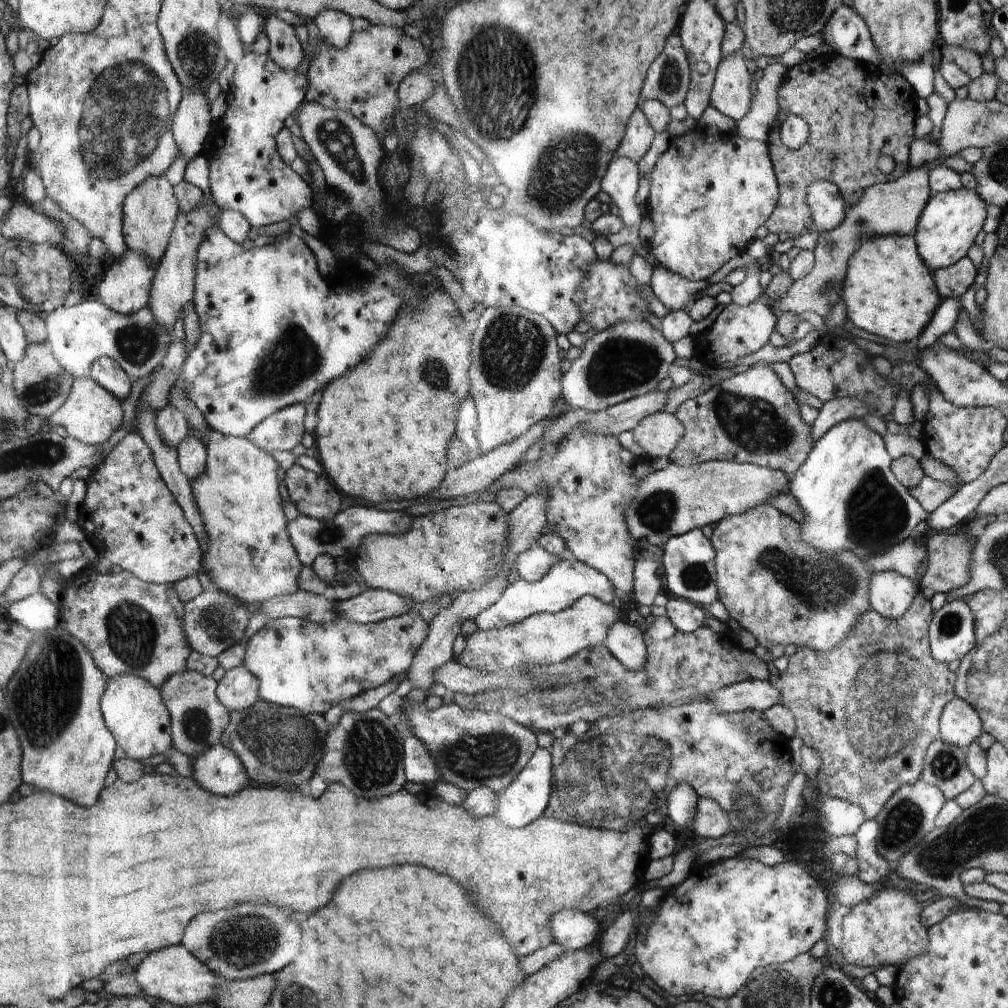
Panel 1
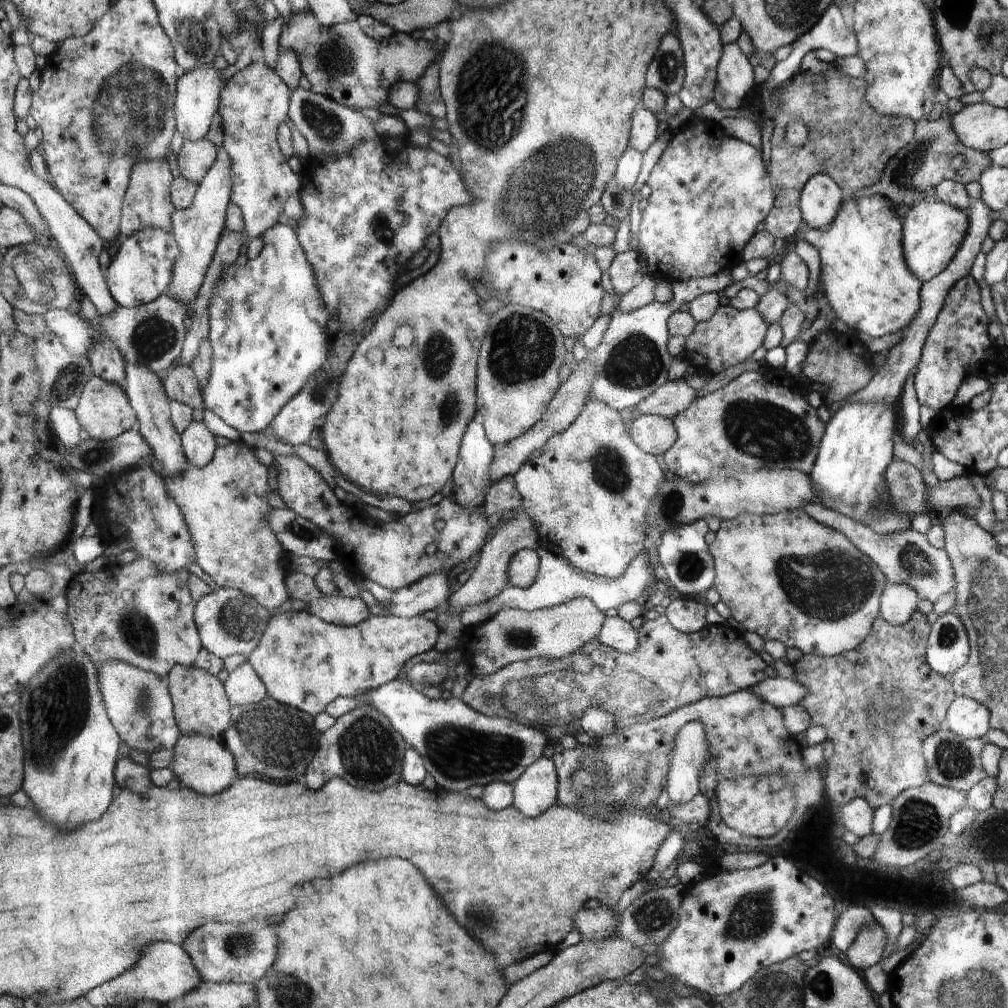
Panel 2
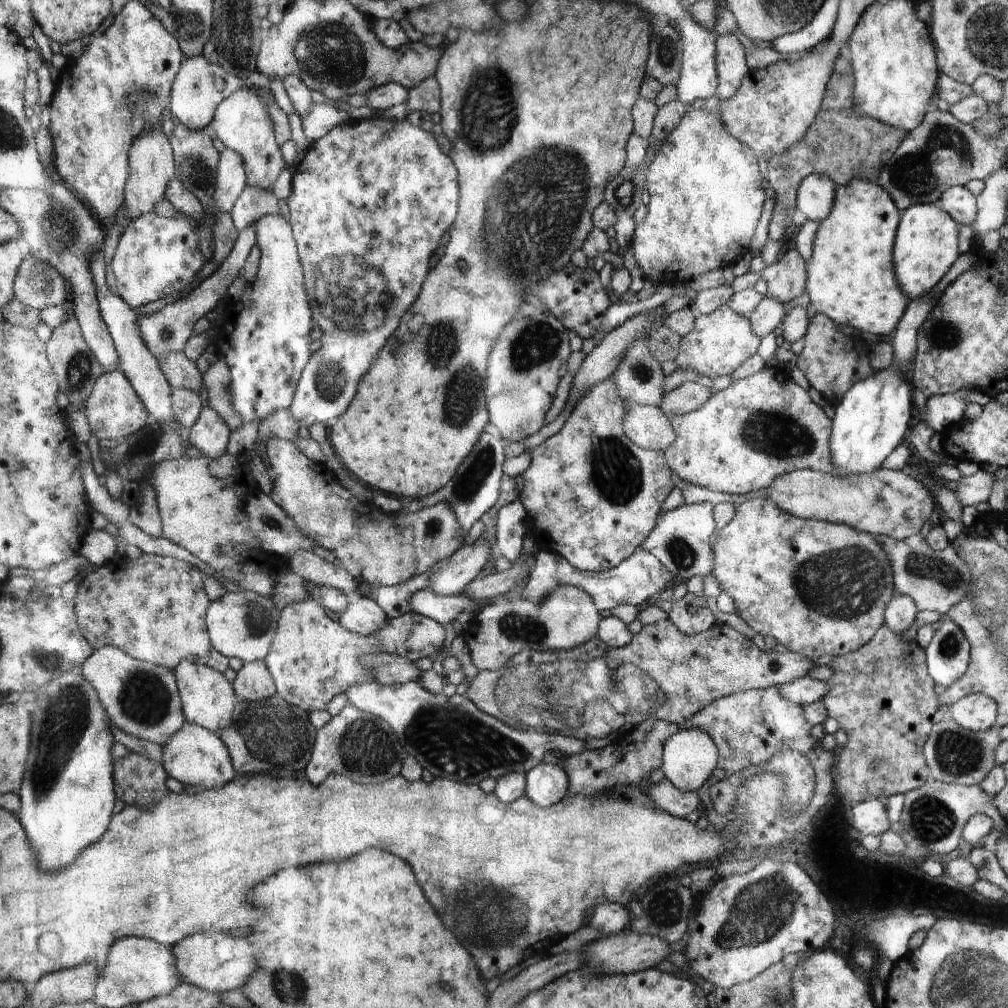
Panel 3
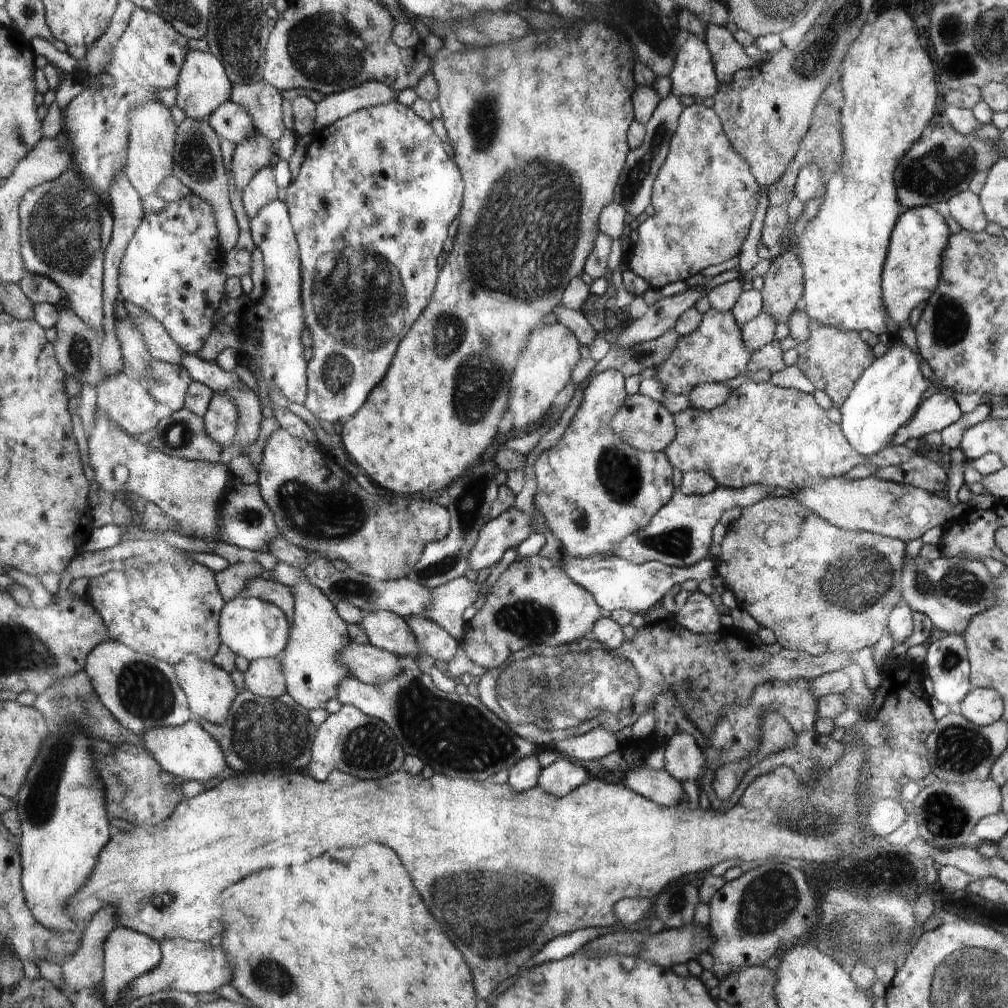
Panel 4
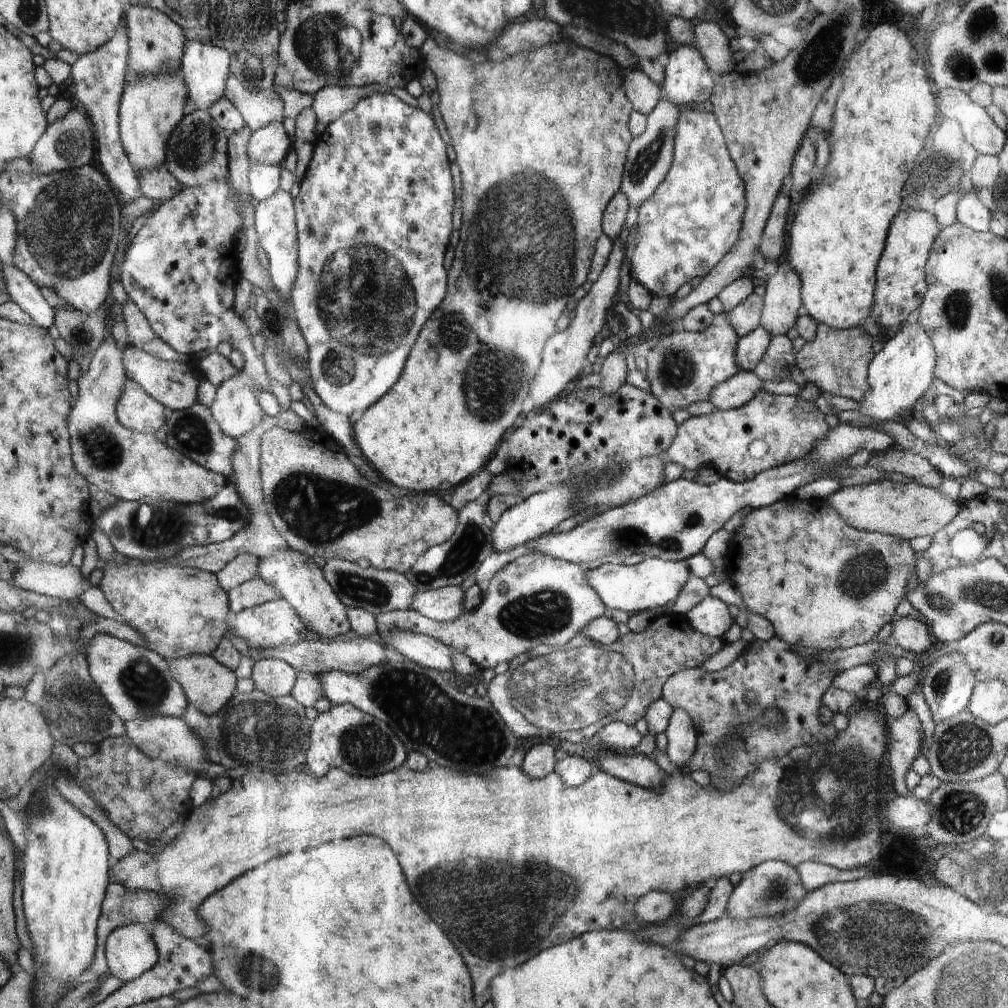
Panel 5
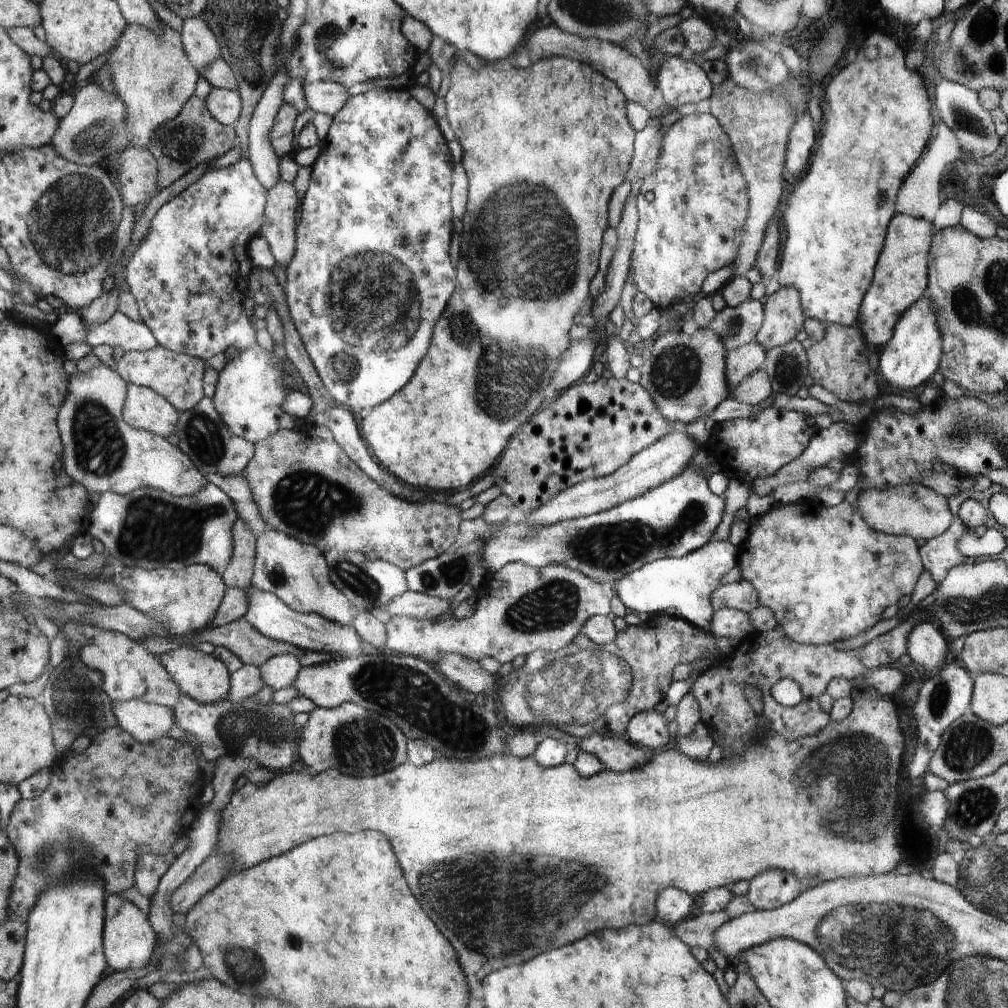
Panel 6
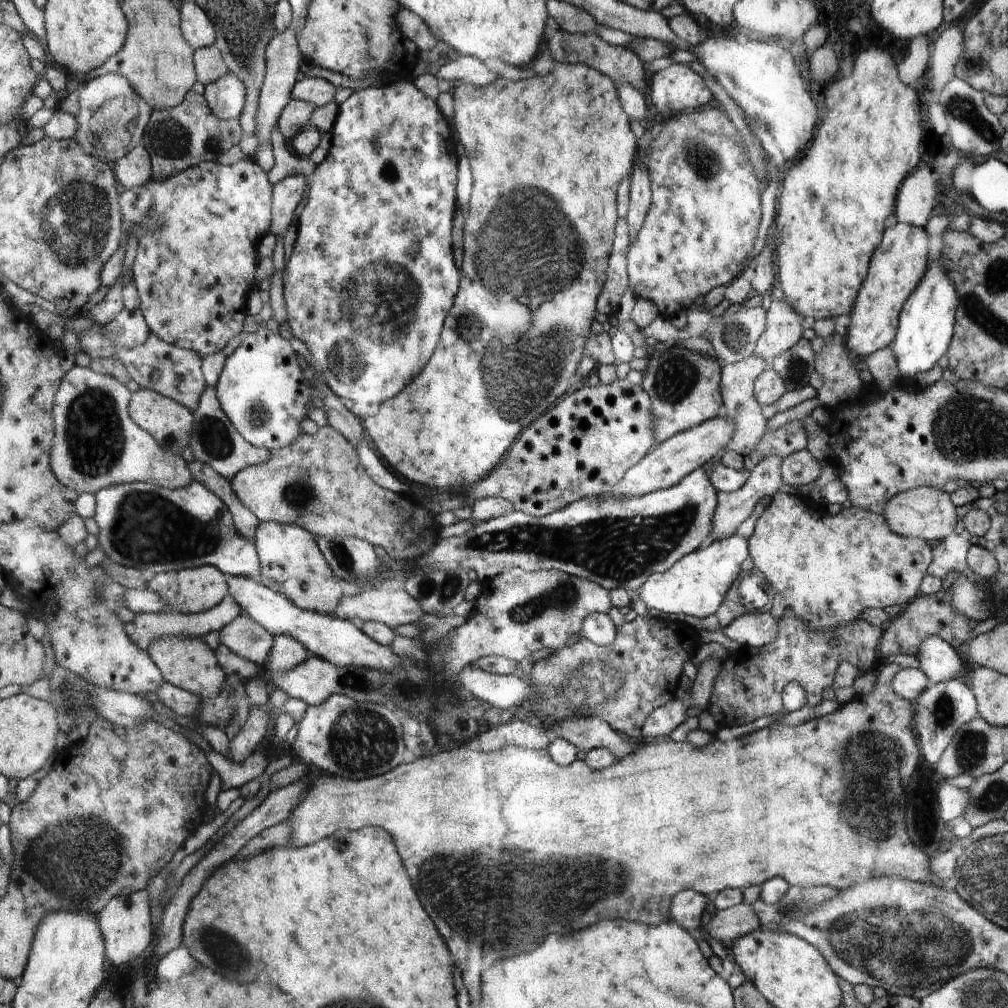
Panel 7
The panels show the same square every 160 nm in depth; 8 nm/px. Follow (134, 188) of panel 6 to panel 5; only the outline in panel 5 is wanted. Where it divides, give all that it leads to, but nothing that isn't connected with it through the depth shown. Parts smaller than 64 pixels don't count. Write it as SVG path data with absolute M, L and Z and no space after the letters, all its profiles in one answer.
M160 163L156 167L145 168L137 179L141 195L154 202L171 199L182 190L182 186L164 163Z

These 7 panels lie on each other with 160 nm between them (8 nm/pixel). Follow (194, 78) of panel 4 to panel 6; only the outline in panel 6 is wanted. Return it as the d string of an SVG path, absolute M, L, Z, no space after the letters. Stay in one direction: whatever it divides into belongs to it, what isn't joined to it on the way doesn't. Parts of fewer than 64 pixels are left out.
M201 15L184 20L181 33L186 56L193 67L204 74L221 56L216 34Z

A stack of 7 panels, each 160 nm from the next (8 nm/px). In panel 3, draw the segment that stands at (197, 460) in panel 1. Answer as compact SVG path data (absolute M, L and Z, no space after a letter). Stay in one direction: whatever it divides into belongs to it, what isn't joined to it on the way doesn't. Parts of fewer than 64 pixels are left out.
M208 406L201 408L198 420L188 432L188 444L202 450L206 456L218 459L226 452L231 429L218 414L217 409Z

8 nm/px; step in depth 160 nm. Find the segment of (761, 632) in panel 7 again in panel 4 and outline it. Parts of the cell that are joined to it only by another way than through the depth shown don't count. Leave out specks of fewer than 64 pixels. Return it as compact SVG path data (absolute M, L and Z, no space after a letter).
M695 591L674 618L690 632L705 635L722 629L720 616L710 597Z

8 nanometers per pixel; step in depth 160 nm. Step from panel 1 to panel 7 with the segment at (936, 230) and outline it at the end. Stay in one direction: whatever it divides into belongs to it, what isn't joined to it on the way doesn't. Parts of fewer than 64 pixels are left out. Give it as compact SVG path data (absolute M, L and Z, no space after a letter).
M893 222L886 229L886 240L881 241L882 248L878 248L874 264L869 264L868 278L857 296L857 304L850 314L851 325L846 333L850 350L859 359L865 359L892 344L900 326L903 302L914 292L928 270L928 236L922 228Z

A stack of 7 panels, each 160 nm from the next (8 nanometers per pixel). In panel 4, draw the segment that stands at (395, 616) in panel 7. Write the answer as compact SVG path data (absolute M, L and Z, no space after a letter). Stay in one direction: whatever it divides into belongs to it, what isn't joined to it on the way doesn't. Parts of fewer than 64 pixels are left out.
M460 577L439 587L436 587L434 590L431 590L431 603L429 607L420 615L434 621L437 625L440 625L443 629L446 629L446 632L450 633L450 636L455 637L459 642L464 636L466 622L462 620L462 613L470 604L476 601L476 597L480 592L487 594L491 591L491 588L482 588L482 585L477 585L475 582L471 582L466 577Z

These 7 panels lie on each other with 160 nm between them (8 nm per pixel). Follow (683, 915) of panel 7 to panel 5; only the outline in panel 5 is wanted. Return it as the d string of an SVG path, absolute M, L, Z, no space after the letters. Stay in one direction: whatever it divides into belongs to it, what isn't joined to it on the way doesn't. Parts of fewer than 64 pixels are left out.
M650 892L650 896L642 896L636 906L637 915L643 924L663 923L676 916L676 902L666 892Z

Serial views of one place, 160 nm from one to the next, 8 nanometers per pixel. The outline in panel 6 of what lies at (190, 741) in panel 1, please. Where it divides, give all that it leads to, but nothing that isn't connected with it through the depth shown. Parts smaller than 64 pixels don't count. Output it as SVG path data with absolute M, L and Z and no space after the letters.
M183 642L175 649L159 654L158 660L170 672L170 676L173 677L182 694L190 696L199 703L218 703L222 702L222 698L229 696L228 690L231 690L230 674L226 670L226 665L220 659L214 658L214 655L191 648Z

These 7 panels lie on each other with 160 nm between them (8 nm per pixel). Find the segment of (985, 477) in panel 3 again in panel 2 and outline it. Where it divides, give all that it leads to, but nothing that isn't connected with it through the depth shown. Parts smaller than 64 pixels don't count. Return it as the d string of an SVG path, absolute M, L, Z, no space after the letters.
M966 474L959 475L949 481L942 481L938 486L928 488L928 508L937 510L939 508L964 509L970 506L978 507L980 495L973 482Z

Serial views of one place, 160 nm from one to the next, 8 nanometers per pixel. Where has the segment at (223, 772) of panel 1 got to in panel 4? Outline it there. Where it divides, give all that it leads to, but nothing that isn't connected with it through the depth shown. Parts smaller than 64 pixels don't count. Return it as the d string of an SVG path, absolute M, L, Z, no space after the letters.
M193 719L175 727L158 727L140 735L141 745L146 748L166 772L184 780L198 780L206 783L212 778L220 778L226 770L227 762L220 745Z

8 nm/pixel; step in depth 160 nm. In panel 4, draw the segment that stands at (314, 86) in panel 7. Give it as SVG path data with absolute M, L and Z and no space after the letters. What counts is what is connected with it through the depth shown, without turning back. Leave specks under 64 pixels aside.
M370 81L349 88L348 91L315 97L314 132L330 126L333 122L354 111L381 105L396 99L397 93L380 81Z

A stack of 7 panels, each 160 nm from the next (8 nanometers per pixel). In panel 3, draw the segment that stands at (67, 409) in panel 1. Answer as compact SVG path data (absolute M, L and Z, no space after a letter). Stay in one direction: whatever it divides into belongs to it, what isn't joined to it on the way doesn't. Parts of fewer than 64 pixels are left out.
M118 368L110 372L103 372L94 383L92 392L85 402L87 419L93 435L98 440L124 440L141 430L146 422L145 405L130 384L128 377Z

